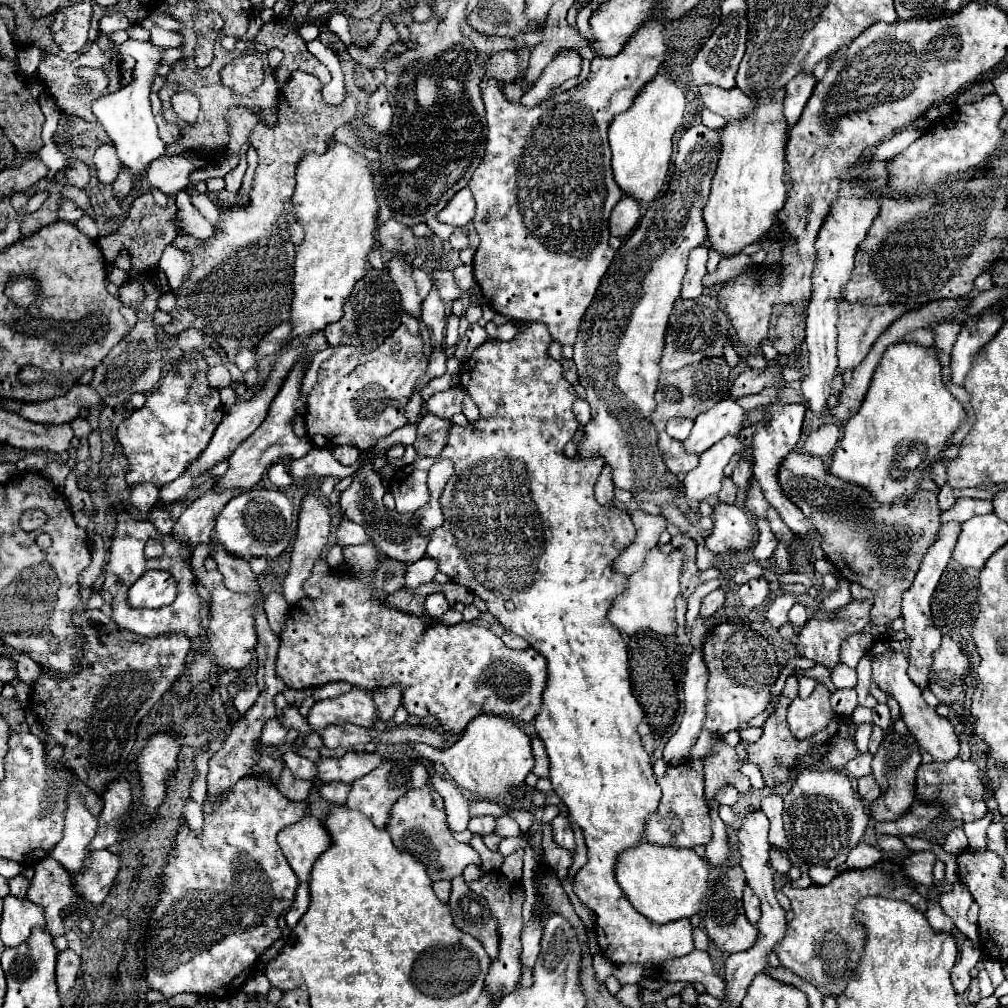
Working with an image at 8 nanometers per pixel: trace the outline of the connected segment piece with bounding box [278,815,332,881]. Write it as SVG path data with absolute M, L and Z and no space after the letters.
M306 815L278 833L278 845L298 879L308 881L314 861L332 845L332 839L318 817Z

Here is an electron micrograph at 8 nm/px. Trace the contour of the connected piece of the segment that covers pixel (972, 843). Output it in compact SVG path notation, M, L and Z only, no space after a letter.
M988 813L986 817L972 821L972 823L964 823L964 831L968 837L968 847L970 849L978 849L984 851L986 849L986 829L992 823L992 813Z

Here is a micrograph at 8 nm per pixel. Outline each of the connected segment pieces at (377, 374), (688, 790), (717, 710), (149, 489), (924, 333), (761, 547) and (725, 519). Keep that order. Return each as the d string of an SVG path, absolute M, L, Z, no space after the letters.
M400 325L378 349L372 353L362 353L350 345L338 347L318 369L318 381L310 391L308 401L308 439L314 447L332 449L336 445L352 445L360 451L368 451L380 437L390 435L394 429L406 425L404 405L412 397L414 381L426 371L428 359L424 355L424 339L420 335L410 335L406 325Z
M686 761L680 765L668 765L664 777L658 779L662 787L662 799L654 813L646 819L644 839L654 845L668 845L668 847L696 847L706 845L712 839L712 821L708 815L708 805L704 801L704 761Z
M726 621L708 631L702 651L710 671L706 685L706 719L702 729L712 735L738 731L754 715L764 711L770 701L770 687L780 675L774 647L748 623Z
M142 483L142 485L130 487L130 503L142 515L148 515L152 511L152 507L156 505L156 501L158 501L158 487L156 485Z
M918 329L914 333L908 333L904 339L906 341L916 341L916 343L920 343L924 347L932 347L934 345L934 333L928 331L928 329Z
M759 518L756 522L760 535L757 539L759 543L756 543L753 548L753 560L763 565L772 556L778 545L778 540L773 535L766 519Z
M718 503L714 507L714 529L712 535L706 537L706 547L714 553L726 553L728 549L744 551L754 545L754 535L756 535L754 521L744 509L738 509L736 505L728 505L728 503Z

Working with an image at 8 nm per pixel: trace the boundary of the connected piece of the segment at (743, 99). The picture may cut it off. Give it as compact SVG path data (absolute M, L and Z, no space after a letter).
M700 85L698 91L704 105L728 121L746 117L754 109L754 101L748 95L744 95L738 87L722 89L714 85Z

